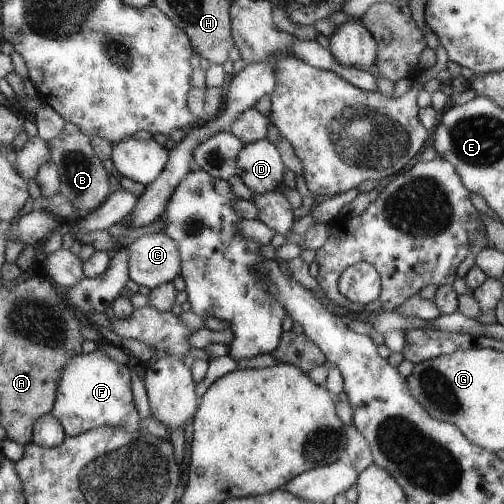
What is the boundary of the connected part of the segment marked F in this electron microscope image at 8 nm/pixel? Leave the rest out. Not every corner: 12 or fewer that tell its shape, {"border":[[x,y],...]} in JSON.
{"border":[[100,347],[66,364],[52,416],[67,436],[138,430],[130,370]]}

